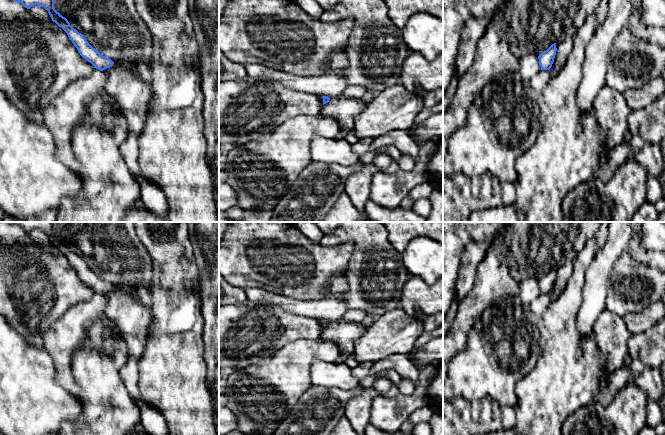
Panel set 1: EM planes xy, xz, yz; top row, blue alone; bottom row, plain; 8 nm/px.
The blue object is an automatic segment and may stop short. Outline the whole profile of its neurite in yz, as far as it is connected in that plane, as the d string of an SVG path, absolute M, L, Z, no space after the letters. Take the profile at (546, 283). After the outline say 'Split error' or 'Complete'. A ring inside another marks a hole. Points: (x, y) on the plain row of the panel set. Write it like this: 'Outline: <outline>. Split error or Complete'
Outline: M554 267L546 275L539 278L538 283L541 294L550 294L554 286L556 275L556 267Z. Complete

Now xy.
Outline: M8 222L13 225L21 227L25 232L30 233L34 229L40 229L44 231L53 246L61 251L68 259L74 270L77 272L80 279L90 286L94 292L101 295L113 290L114 286L100 278L95 272L93 272L86 262L74 253L68 244L63 241L54 232L54 222Z. Complete

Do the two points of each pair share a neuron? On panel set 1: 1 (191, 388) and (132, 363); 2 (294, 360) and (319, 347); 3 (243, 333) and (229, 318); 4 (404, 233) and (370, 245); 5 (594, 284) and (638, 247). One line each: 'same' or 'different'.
1: different
2: same
3: same
4: different
5: different

